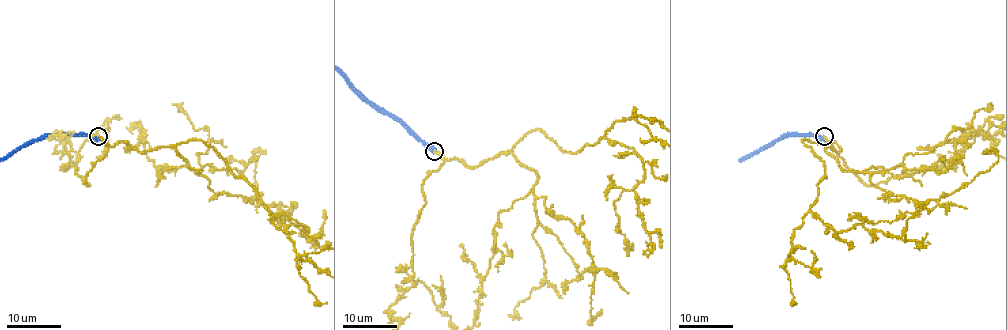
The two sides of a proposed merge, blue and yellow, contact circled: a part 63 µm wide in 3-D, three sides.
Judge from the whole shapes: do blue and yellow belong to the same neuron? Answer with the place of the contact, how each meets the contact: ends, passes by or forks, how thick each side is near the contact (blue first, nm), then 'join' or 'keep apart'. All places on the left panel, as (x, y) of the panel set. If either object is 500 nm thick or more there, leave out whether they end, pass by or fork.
(98, 136) | 700/360 nm | keep apart

